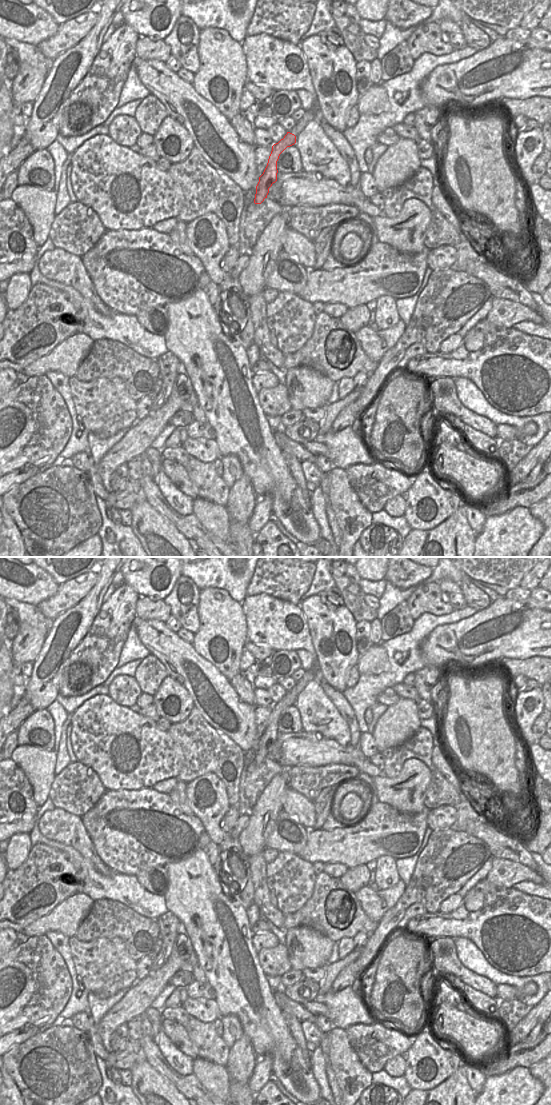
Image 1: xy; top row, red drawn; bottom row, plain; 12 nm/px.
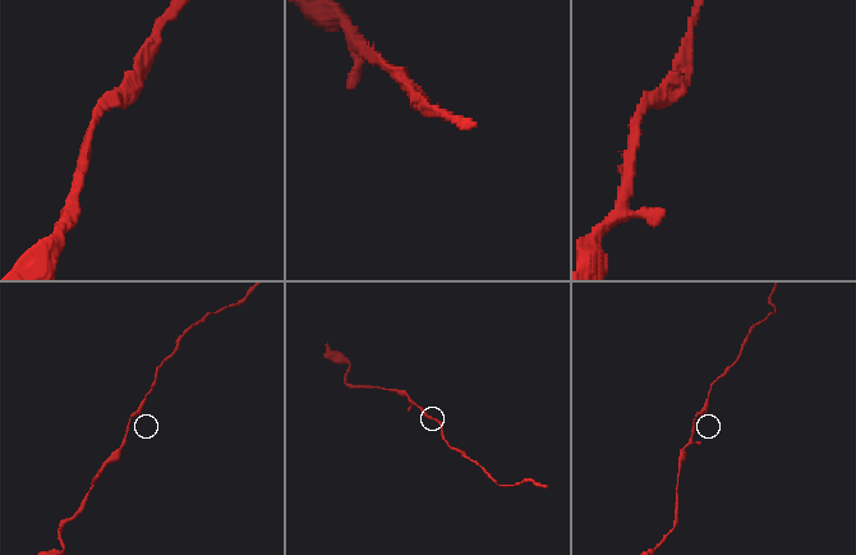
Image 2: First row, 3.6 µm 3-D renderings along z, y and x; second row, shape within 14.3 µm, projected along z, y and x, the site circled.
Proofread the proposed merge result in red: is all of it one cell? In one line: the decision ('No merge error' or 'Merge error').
No merge error

